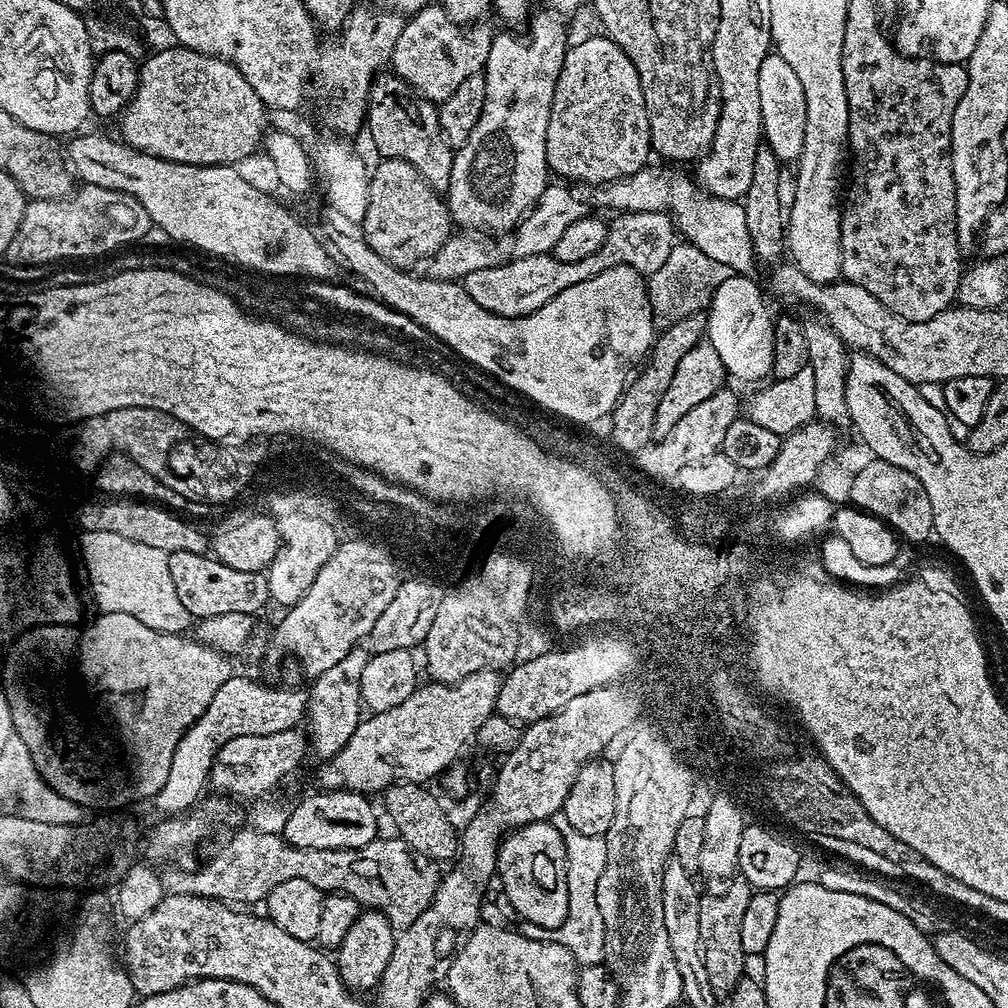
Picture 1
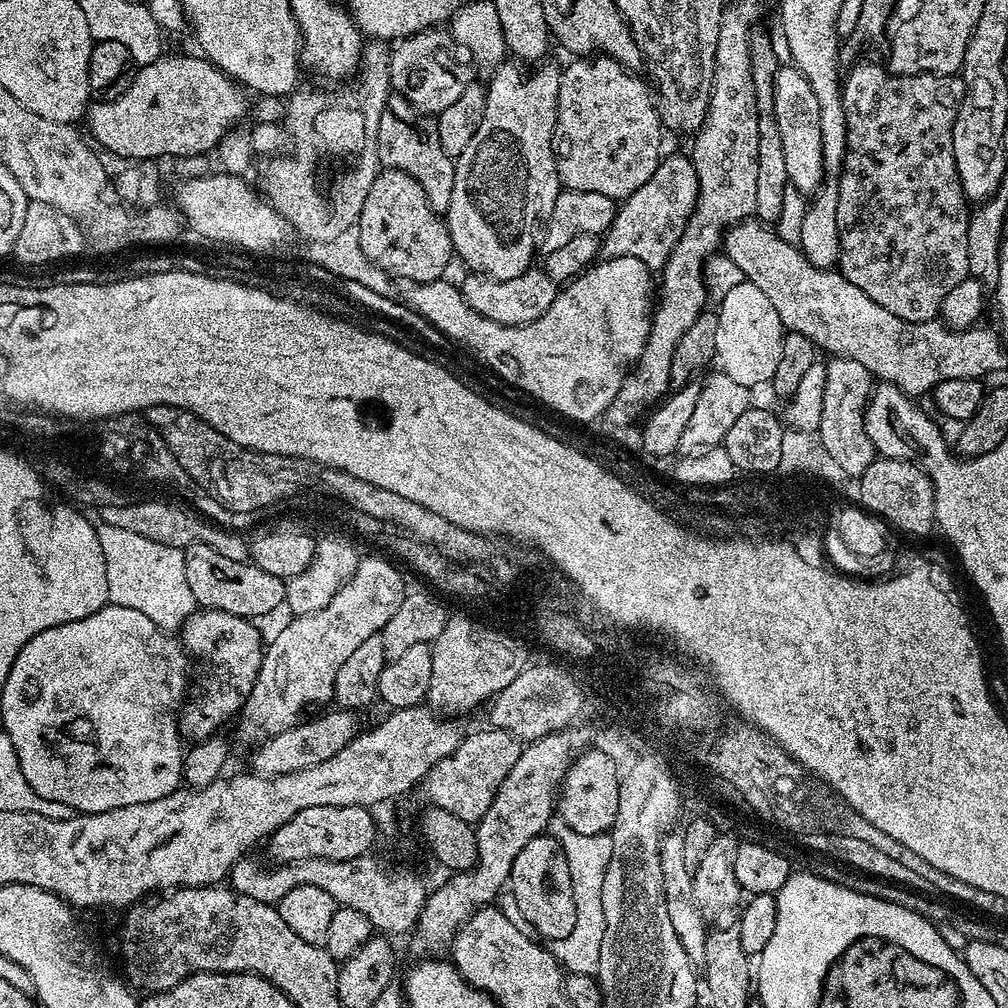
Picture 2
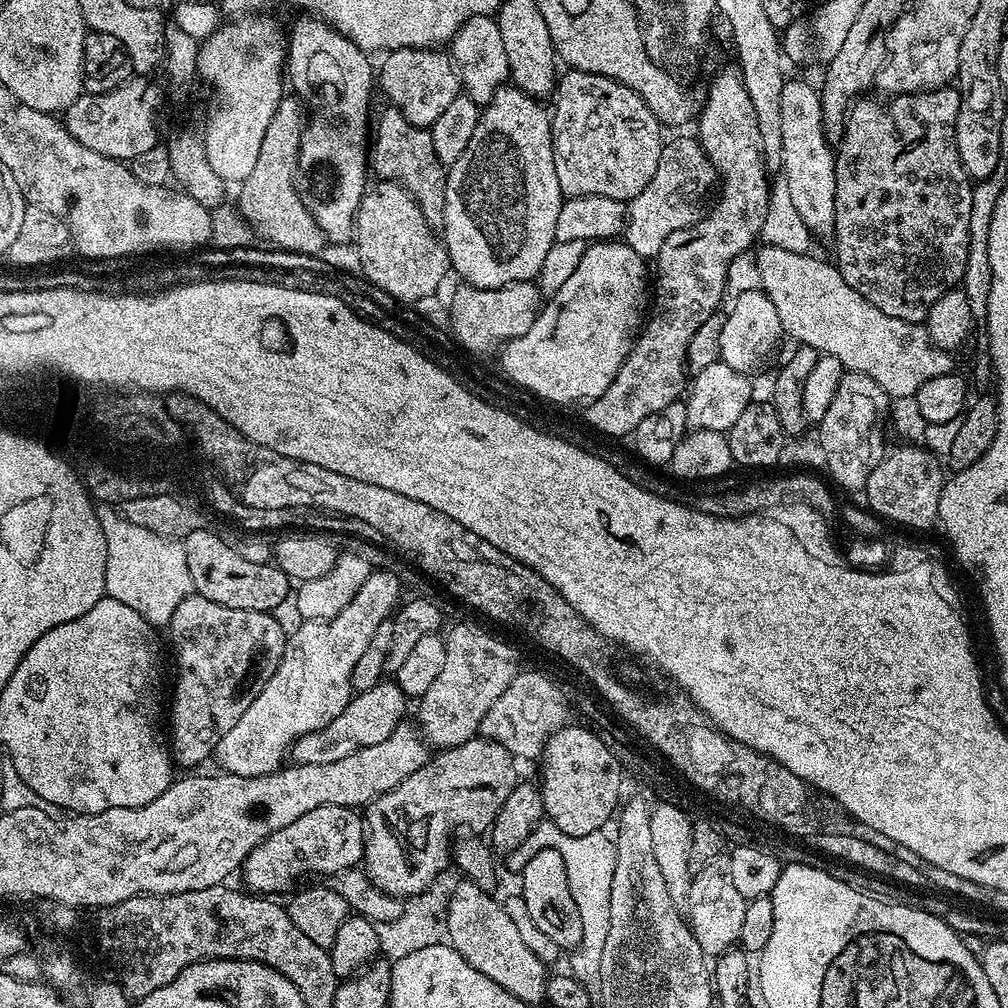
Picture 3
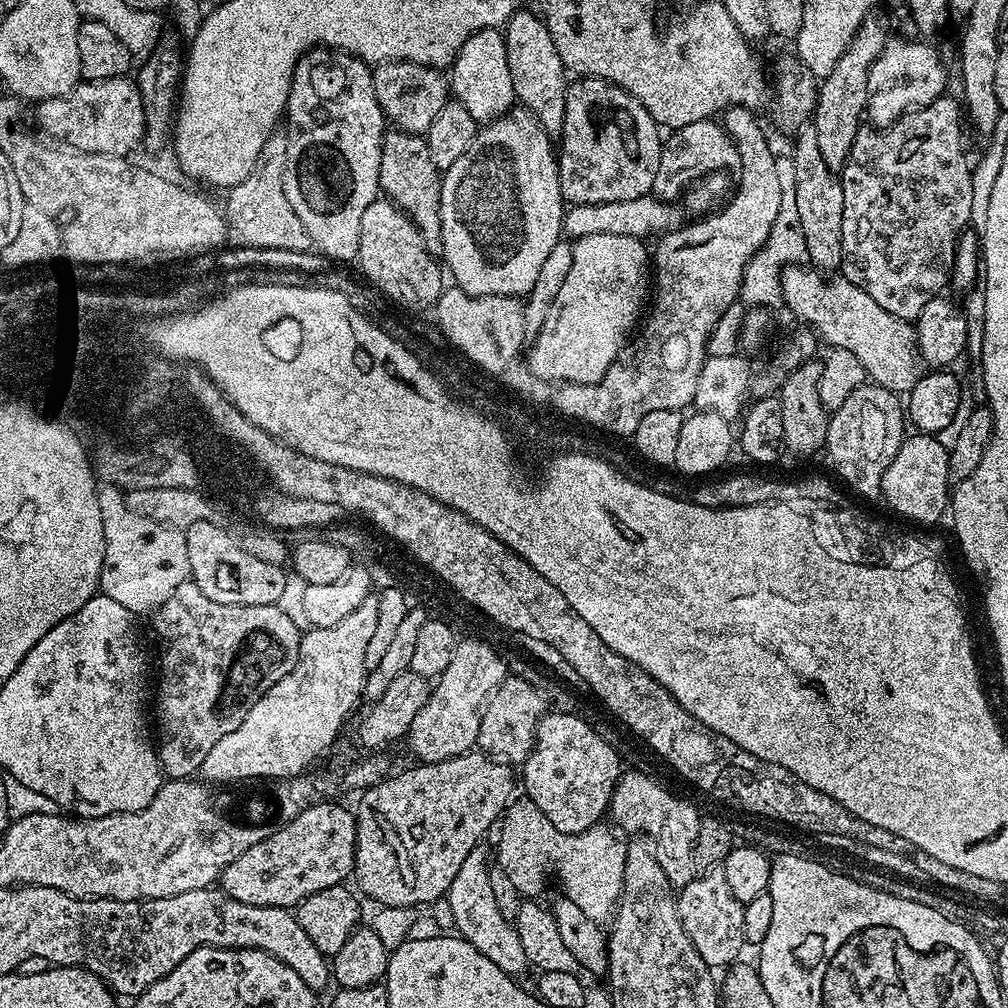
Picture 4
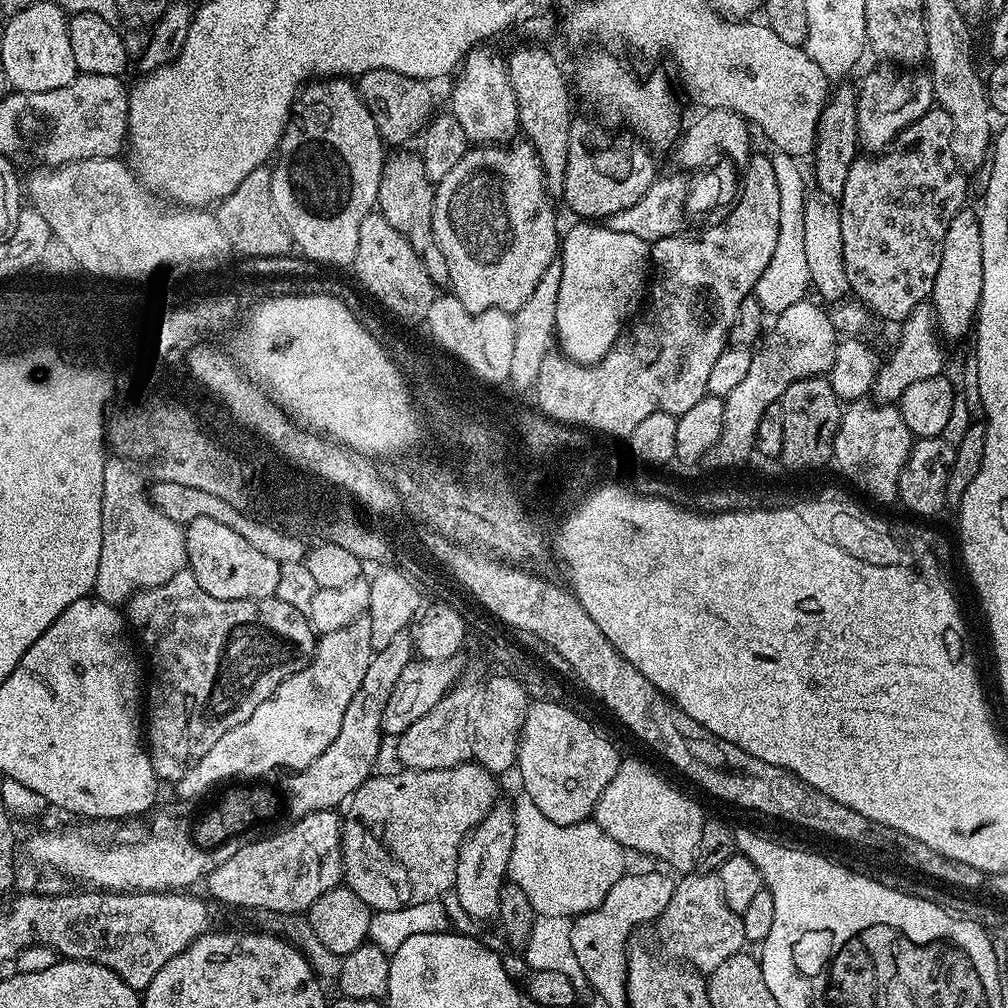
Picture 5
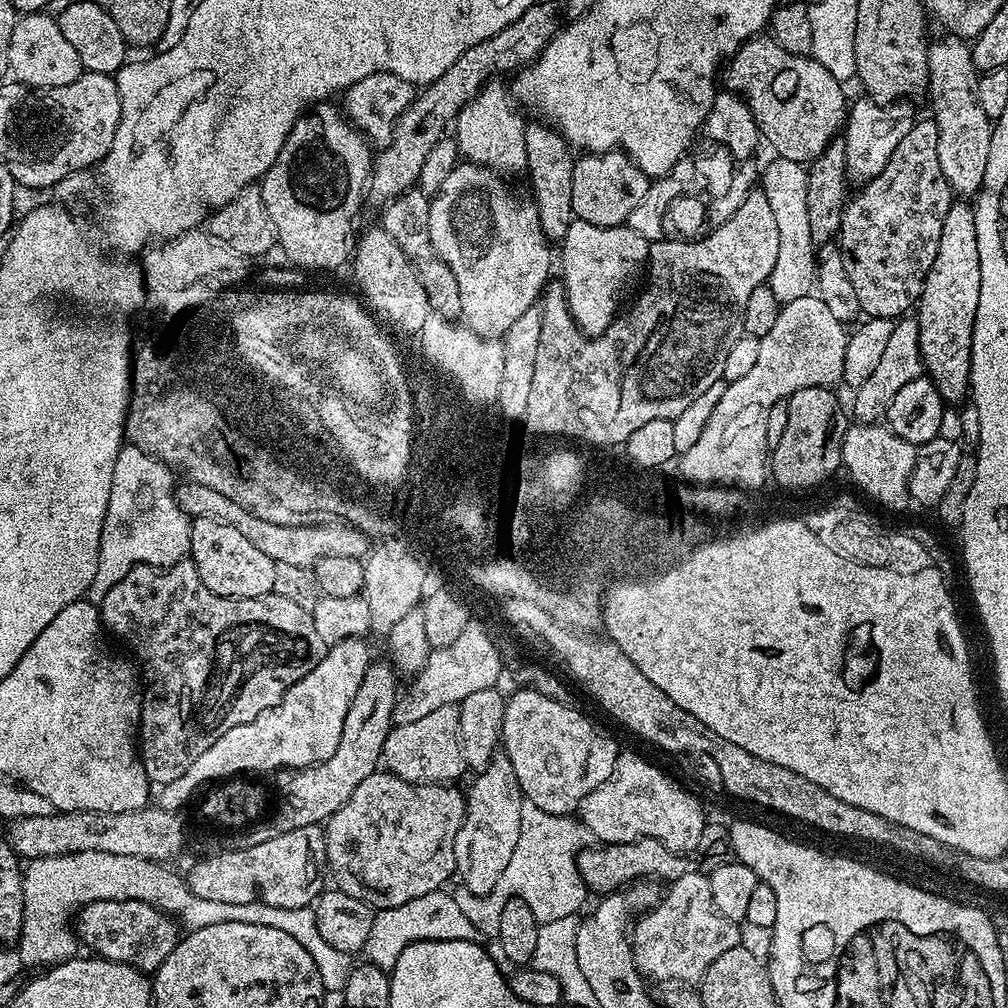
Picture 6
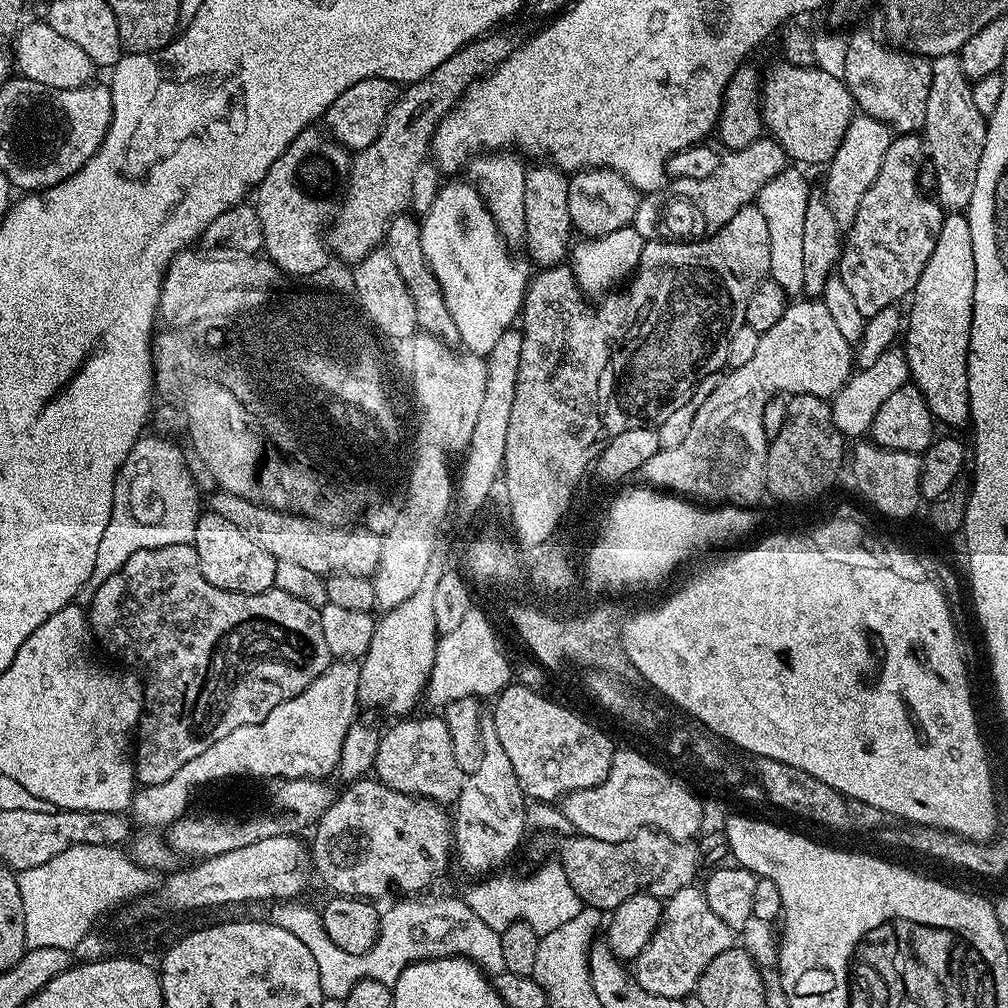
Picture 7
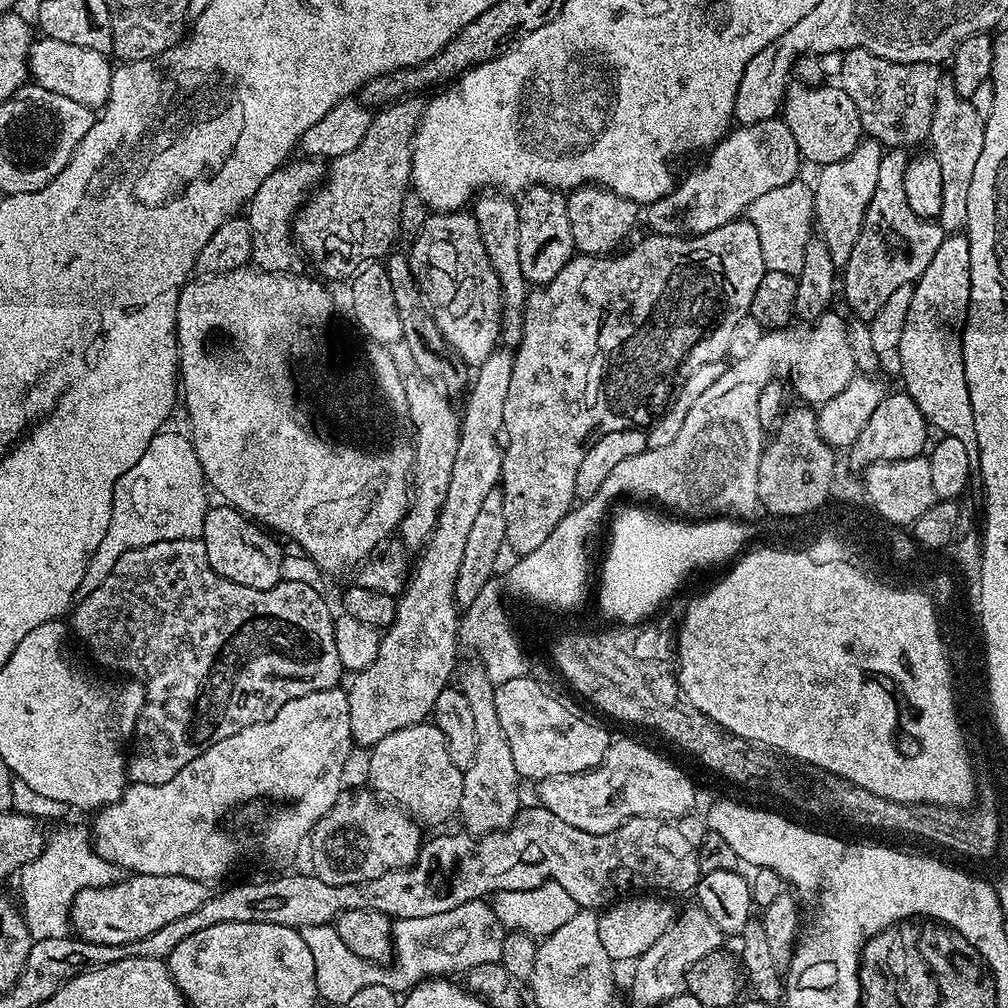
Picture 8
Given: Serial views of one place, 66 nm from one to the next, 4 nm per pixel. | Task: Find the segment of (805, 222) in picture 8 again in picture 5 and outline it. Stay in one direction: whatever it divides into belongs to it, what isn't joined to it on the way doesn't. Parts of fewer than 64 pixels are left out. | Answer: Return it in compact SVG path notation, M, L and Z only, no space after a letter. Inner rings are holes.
M784 152L771 157L774 179L778 182L778 246L774 246L774 258L756 283L756 301L765 313L778 314L794 302L805 299L810 292L810 270L806 270L806 226L804 225L804 176L800 173L801 161Z

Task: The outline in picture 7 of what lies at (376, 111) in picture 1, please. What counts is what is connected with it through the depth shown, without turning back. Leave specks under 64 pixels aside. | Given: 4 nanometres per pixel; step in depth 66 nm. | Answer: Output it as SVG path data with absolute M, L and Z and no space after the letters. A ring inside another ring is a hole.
M396 215L389 222L383 243L394 261L395 268L398 269L398 274L402 274L402 282L406 282L406 290L410 290L410 298L414 298L417 329L421 333L445 342L456 342L459 341L460 335L458 328L454 326L454 318L450 318L450 310L446 310L446 298L442 294L442 286L438 286L438 278L434 278L430 270L426 262L426 254L422 254L420 226L421 221L415 215Z

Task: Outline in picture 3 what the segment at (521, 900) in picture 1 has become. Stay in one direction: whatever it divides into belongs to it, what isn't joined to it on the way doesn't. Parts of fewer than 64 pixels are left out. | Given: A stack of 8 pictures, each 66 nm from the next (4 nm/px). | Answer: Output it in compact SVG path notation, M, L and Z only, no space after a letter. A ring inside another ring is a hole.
M538 848L531 854L533 856L525 862L524 873L520 876L519 895L538 928L550 934L560 949L568 950L576 943L581 943L582 918L578 914L578 906L574 906L574 894L570 894L570 882L566 878L562 854L553 848Z

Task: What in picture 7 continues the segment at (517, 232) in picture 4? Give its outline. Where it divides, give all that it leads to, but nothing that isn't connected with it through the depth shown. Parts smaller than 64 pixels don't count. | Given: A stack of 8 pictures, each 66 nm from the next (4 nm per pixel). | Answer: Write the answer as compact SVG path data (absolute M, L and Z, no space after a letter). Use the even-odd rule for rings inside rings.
M471 183L448 184L434 198L434 206L423 213L420 226L422 254L442 286L446 310L458 328L459 343L467 351L487 357L494 342L517 323L524 307L524 291L530 279L529 265L512 260L494 218Z

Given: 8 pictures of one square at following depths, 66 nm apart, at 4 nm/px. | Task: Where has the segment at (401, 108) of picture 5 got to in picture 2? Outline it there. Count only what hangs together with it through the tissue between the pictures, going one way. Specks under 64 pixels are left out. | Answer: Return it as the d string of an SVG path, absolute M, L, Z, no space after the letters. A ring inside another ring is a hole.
M439 27L425 28L422 32L415 32L413 36L404 37L393 48L396 49L391 50L389 55L391 91L406 98L406 102L410 102L410 106L414 106L417 113L435 117L442 110L446 110L446 106L452 105L468 84L473 83L474 68L469 55L452 39L451 31L441 30Z

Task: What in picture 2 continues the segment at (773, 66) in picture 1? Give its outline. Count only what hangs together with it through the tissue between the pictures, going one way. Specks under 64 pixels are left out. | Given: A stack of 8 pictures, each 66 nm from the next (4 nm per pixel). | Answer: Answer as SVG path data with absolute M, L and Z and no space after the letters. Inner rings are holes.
M795 66L787 67L776 69L772 113L778 122L778 134L782 137L789 185L802 193L815 194L820 191L825 177L818 98L814 98L814 90L810 90L810 82L806 82L804 75Z

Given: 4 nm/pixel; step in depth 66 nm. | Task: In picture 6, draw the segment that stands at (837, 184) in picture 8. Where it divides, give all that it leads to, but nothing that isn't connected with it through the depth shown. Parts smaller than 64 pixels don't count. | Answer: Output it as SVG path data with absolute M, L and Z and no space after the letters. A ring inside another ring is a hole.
M863 98L864 100L851 101L846 112L846 123L842 129L842 139L846 146L846 166L849 177L853 181L867 182L873 180L882 170L886 170L886 162L890 162L890 154L898 150L898 142L906 138L912 128L914 115L904 102L879 104L877 100Z

